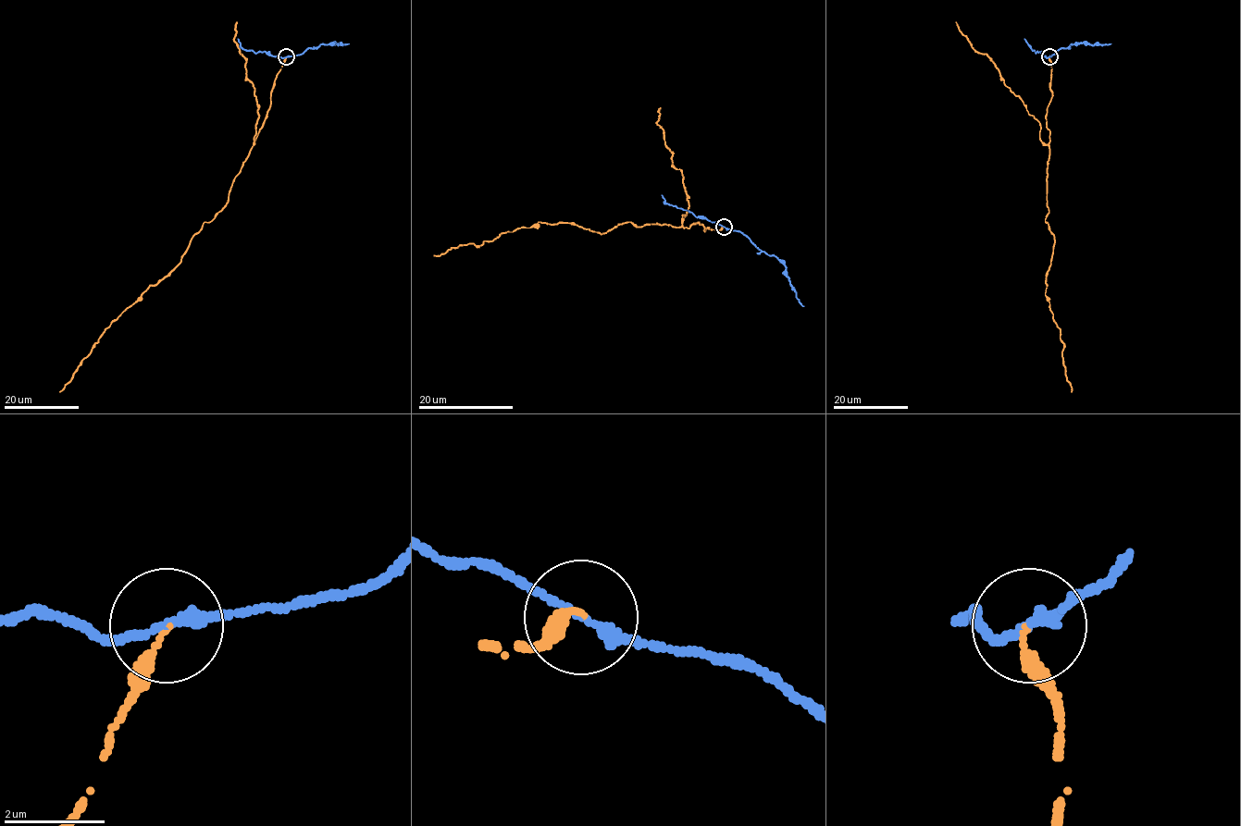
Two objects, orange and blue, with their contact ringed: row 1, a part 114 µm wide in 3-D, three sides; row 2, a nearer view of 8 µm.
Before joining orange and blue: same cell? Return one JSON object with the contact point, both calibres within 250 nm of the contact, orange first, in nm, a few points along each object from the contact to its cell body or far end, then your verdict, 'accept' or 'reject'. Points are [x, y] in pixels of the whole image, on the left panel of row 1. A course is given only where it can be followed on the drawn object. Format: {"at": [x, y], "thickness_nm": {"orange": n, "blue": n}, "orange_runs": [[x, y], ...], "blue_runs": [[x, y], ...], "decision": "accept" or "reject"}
{"at": [286, 56], "thickness_nm": {"orange": 150, "blue": 190}, "orange_runs": [[287, 56], [275, 80], [267, 117], [233, 180], [226, 205], [192, 238], [181, 260], [105, 329], [59, 392]], "blue_runs": [[287, 56], [301, 55], [322, 44], [349, 43]], "decision": "reject"}

